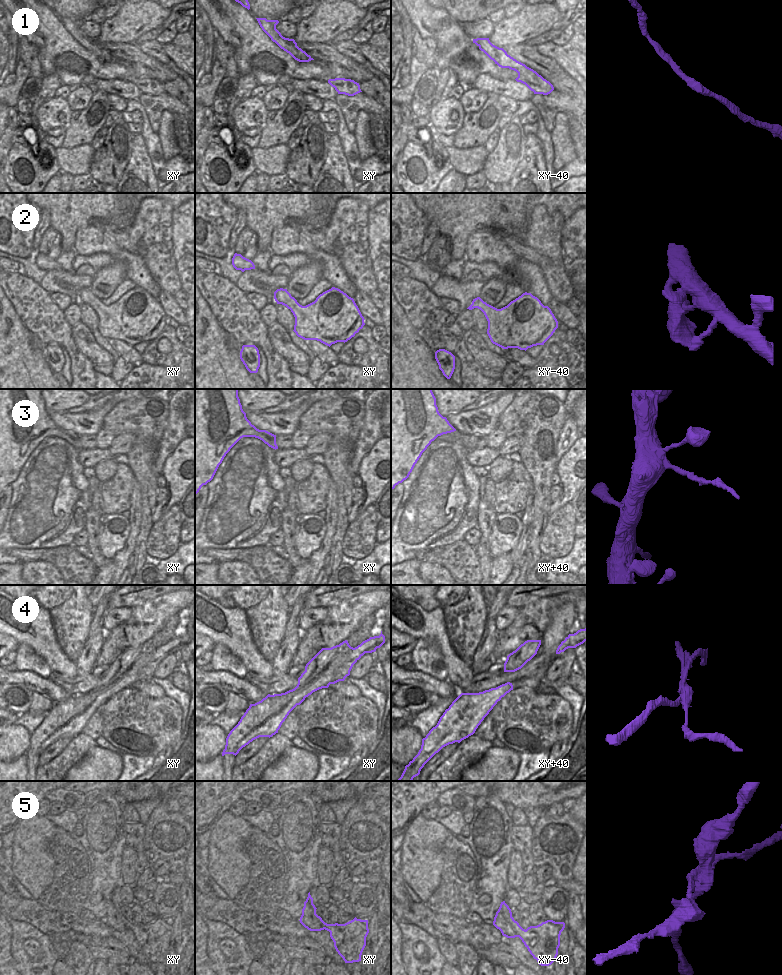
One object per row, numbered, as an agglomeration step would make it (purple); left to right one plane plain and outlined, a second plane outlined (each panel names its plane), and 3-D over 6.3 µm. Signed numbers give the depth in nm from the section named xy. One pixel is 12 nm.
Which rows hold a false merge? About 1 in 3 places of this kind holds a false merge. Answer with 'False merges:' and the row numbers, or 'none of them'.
False merges: 4, 5

